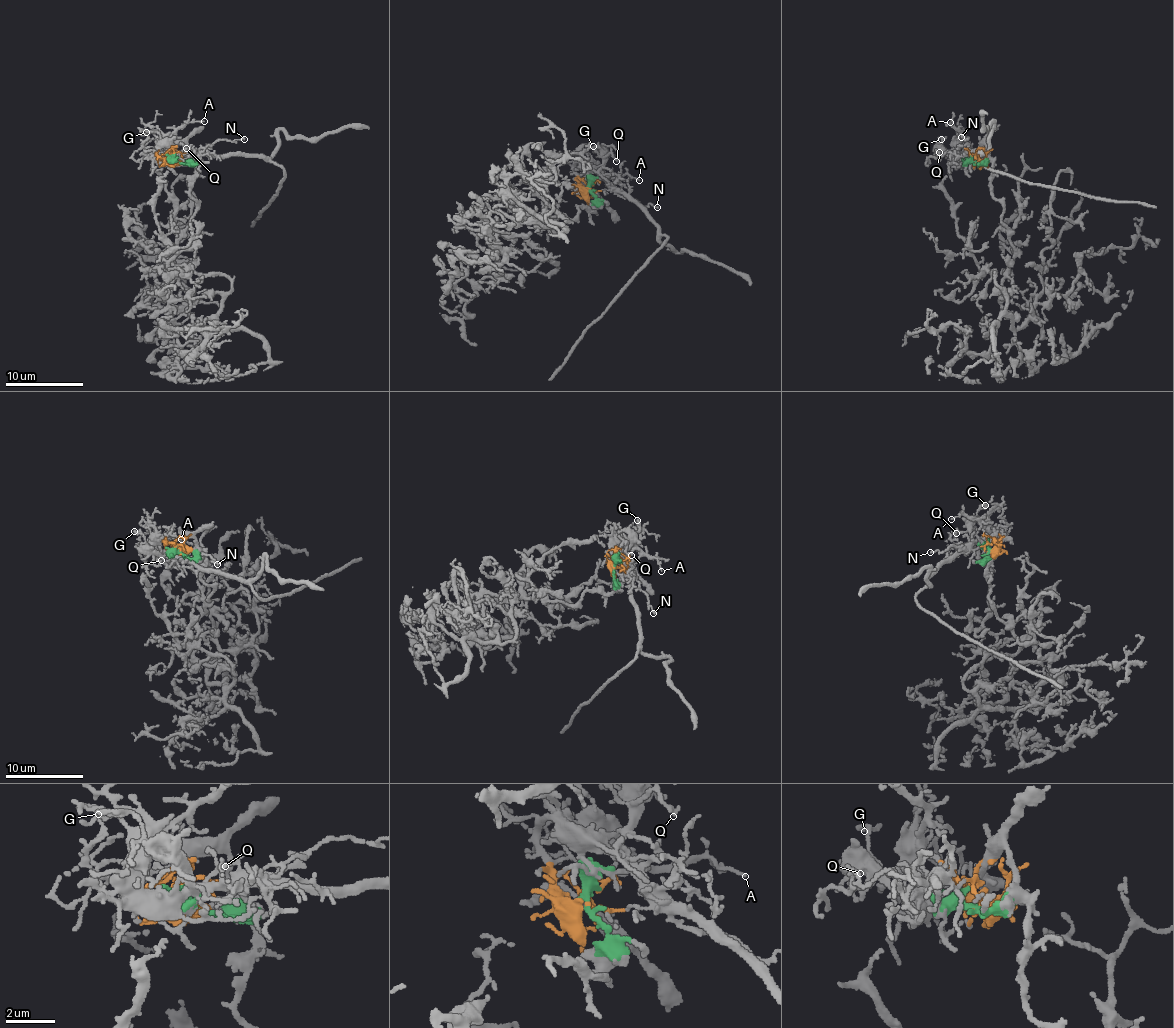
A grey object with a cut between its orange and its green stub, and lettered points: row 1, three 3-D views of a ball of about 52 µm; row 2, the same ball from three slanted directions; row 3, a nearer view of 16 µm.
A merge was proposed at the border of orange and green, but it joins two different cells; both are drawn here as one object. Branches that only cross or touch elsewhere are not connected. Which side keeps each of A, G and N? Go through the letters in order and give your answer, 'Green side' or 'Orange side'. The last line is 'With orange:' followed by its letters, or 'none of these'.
A: Orange side
G: Orange side
N: Orange side
With orange: A, G, N

